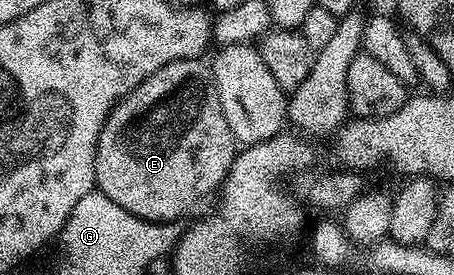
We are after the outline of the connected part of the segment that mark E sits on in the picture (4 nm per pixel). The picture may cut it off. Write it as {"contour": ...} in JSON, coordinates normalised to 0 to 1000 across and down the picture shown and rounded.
{"contour":[[[441,211],[383,218],[322,276],[229,440],[211,527],[209,687],[313,800],[379,815],[412,764],[427,760],[465,691],[482,695],[522,556],[524,520],[507,480],[507,451],[498,451],[498,422],[489,422],[460,229]]]}

